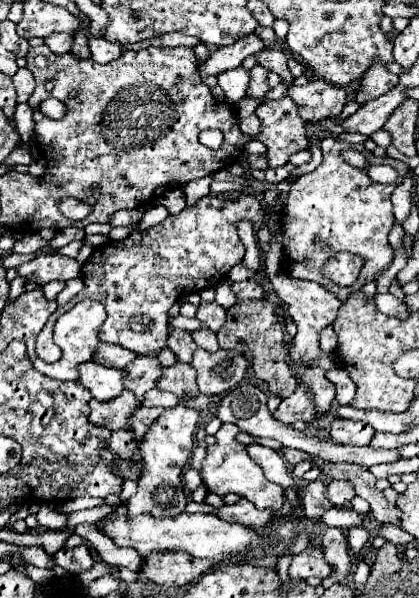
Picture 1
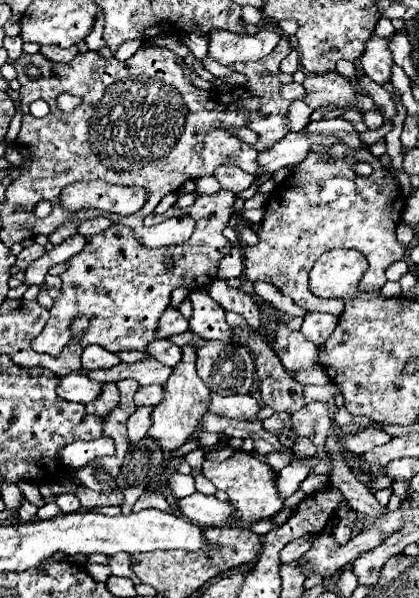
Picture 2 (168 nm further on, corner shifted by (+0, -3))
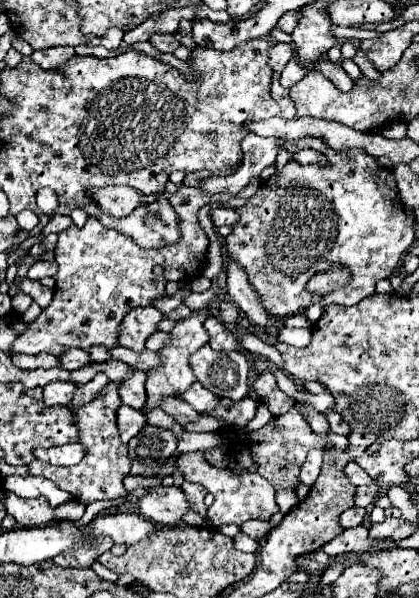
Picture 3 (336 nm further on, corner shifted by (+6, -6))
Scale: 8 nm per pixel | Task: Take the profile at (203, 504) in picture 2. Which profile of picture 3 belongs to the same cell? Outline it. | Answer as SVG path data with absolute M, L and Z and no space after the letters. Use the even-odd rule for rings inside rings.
M156 486L148 496L138 500L138 512L160 526L184 524L184 514L192 510L186 494L176 486Z

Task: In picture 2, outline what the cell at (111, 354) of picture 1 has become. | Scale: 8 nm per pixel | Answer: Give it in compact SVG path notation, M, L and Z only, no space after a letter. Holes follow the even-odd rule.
M98 345L84 347L84 351L82 351L82 369L108 369L118 363L120 363L120 359L114 353L108 353L106 349L102 349Z

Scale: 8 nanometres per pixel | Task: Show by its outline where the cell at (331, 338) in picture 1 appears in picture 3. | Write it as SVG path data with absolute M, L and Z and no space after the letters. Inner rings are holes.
M282 328L278 332L278 338L280 342L284 344L292 344L292 346L308 346L310 340L312 340L312 330L310 328Z

